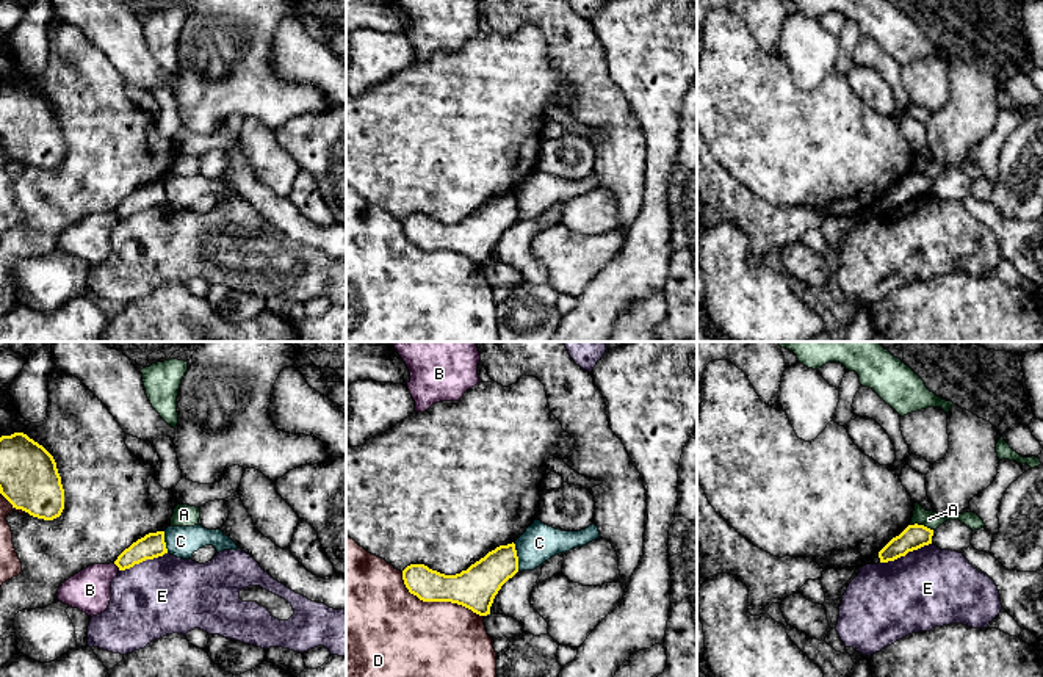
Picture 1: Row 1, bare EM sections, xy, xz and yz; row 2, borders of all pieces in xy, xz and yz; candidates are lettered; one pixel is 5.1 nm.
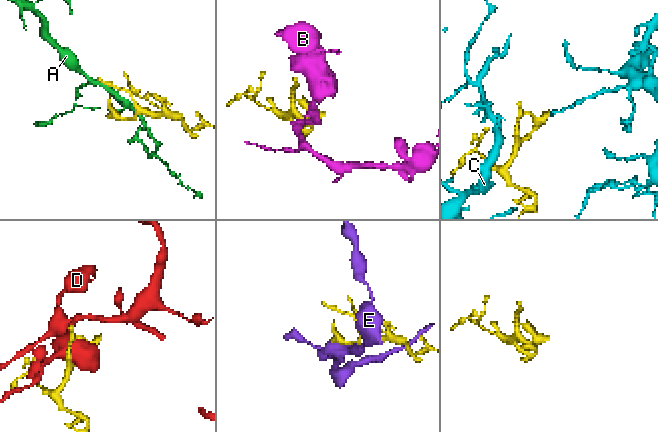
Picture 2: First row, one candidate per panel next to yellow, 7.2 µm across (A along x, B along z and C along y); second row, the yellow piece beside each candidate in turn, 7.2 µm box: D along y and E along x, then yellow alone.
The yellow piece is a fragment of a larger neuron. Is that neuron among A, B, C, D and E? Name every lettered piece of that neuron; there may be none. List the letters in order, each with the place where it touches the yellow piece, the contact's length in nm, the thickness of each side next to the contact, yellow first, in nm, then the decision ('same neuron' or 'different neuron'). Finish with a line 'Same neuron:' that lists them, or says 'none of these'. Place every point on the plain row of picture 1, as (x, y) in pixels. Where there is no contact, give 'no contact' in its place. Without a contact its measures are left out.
A: contact yz (921, 174); length 120 nm; calibres 130 and 90 nm; different neuron
B: contact xy (116, 213); length 50 nm; calibres 130 and 220 nm; different neuron
C: contact xz (517, 206); length 150 nm; calibres 200 and 190 nm; same neuron
D: contact xz (437, 249); length 480 nm; calibres 220 and 500 nm; different neuron
E: contact yz (905, 202); length 280 nm; calibres 130 and 400 nm; different neuron
Same neuron: C

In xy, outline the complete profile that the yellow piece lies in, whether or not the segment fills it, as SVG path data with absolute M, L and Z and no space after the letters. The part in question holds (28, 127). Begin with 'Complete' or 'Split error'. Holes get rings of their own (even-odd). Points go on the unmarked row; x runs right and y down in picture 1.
Complete. M23 81L0 86L0 143L16 158L53 169L64 158L64 138L53 105Z

